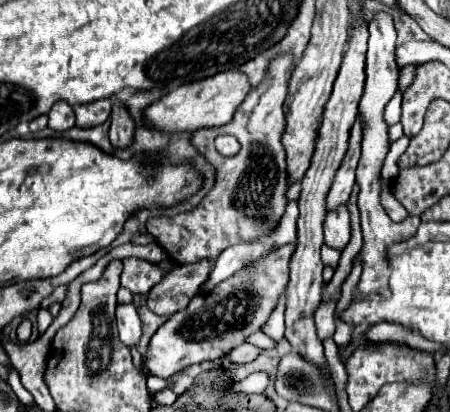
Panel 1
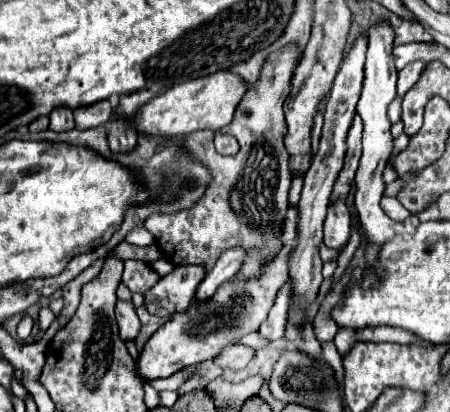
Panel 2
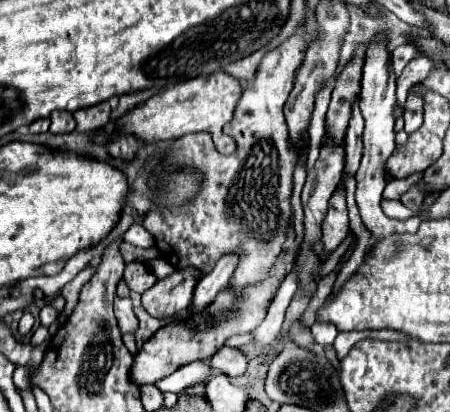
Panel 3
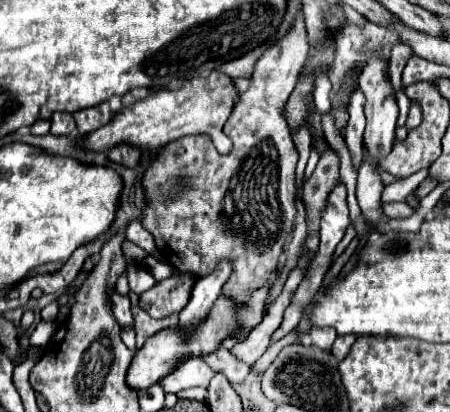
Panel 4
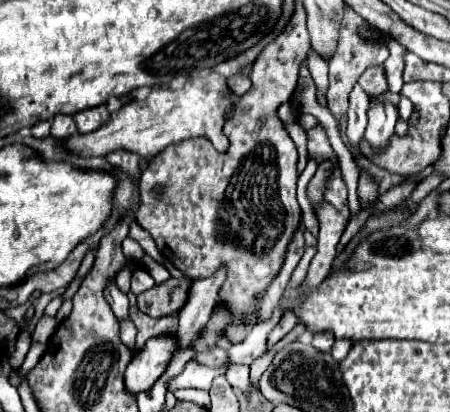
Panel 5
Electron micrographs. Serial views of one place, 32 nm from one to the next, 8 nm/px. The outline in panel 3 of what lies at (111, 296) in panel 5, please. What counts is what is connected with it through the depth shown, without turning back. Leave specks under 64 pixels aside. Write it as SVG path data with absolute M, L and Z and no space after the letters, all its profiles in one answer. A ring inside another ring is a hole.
M116 296L114 298L114 314L116 314L116 320L118 320L118 326L122 332L134 332L138 328L138 320L132 312L132 302L130 298L120 298Z

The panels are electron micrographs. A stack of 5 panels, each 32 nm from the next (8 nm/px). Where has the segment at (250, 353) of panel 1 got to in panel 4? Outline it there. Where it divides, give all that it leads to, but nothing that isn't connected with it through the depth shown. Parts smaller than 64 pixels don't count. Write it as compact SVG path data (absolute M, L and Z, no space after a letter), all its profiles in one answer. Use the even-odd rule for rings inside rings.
M216 348L216 352L208 356L200 356L210 368L218 370L224 374L231 383L242 384L250 372L250 366L240 362L235 356L232 356L230 350Z

